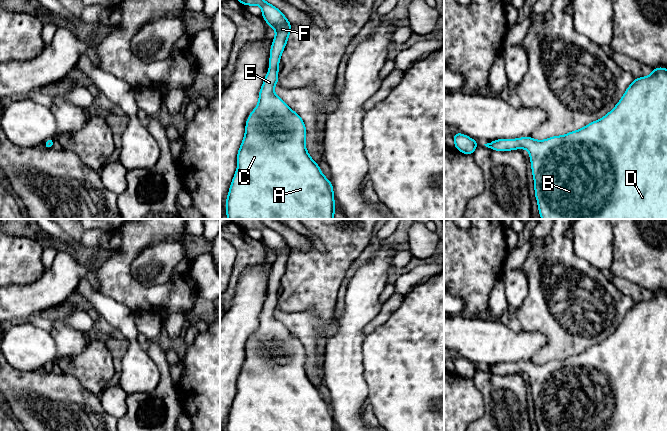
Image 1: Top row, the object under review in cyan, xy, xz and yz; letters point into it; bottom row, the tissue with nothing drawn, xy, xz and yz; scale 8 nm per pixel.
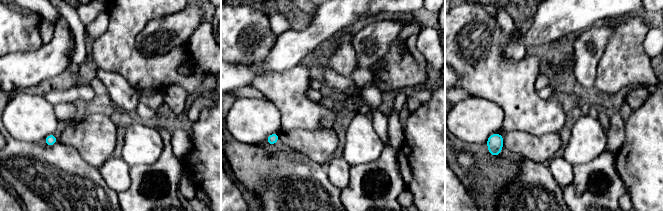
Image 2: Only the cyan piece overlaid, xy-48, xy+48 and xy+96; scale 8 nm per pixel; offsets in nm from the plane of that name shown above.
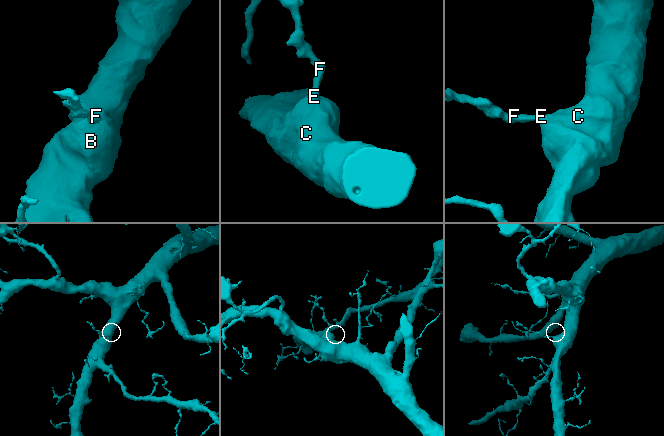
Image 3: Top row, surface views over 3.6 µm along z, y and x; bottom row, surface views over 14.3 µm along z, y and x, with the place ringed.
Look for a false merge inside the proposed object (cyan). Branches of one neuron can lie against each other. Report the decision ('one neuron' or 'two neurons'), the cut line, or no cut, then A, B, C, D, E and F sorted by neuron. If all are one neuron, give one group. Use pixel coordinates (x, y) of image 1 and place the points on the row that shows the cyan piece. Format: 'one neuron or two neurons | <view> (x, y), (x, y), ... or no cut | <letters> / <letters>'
one neuron | no cut | A B C D E F

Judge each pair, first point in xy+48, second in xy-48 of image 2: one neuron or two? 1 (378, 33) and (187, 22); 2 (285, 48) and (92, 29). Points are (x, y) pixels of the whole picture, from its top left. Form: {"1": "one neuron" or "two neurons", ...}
{"1": "one neuron", "2": "two neurons"}

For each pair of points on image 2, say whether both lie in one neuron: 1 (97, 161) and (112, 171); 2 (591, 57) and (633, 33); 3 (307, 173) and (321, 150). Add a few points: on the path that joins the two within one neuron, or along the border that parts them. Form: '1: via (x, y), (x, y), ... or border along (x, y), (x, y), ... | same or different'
1: border along (111, 156), (99, 169) | different
2: border along (611, 26), (613, 34), (608, 40), (596, 71) | different
3: border along (293, 150), (299, 151), (313, 161), (324, 165) | different

